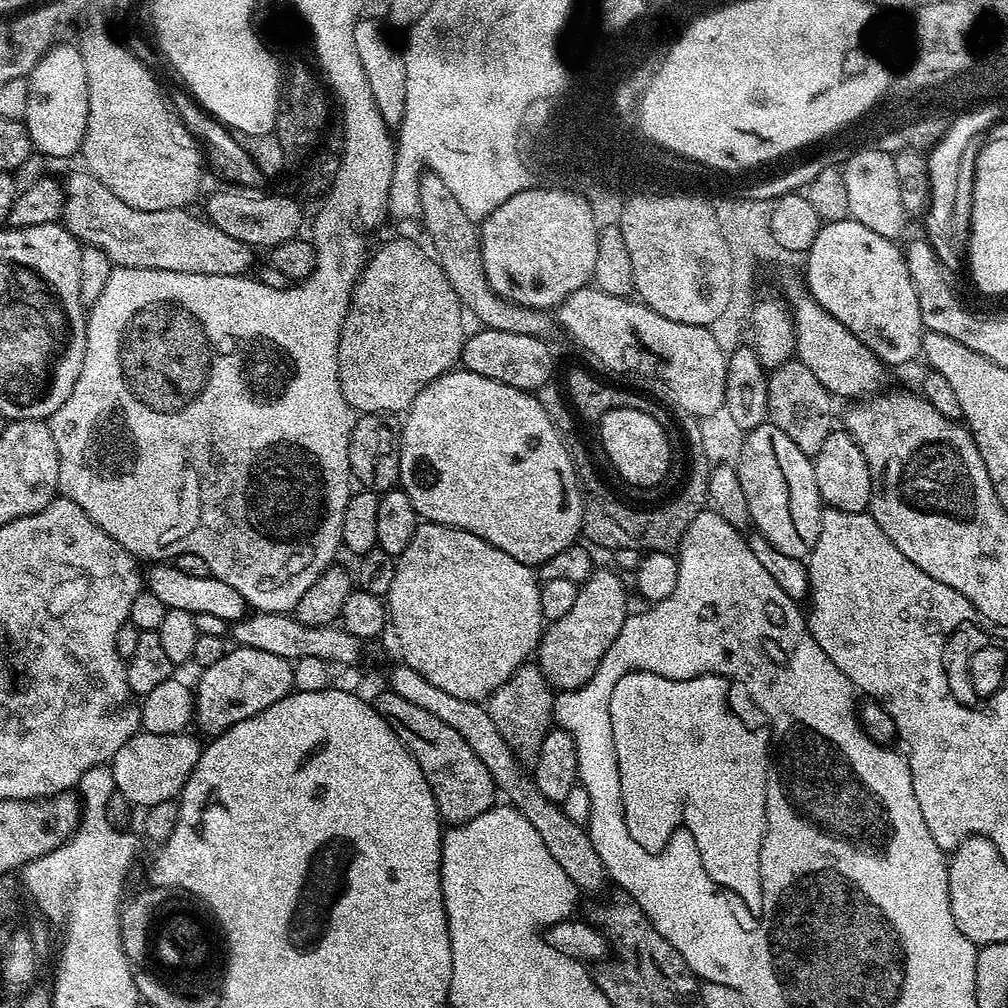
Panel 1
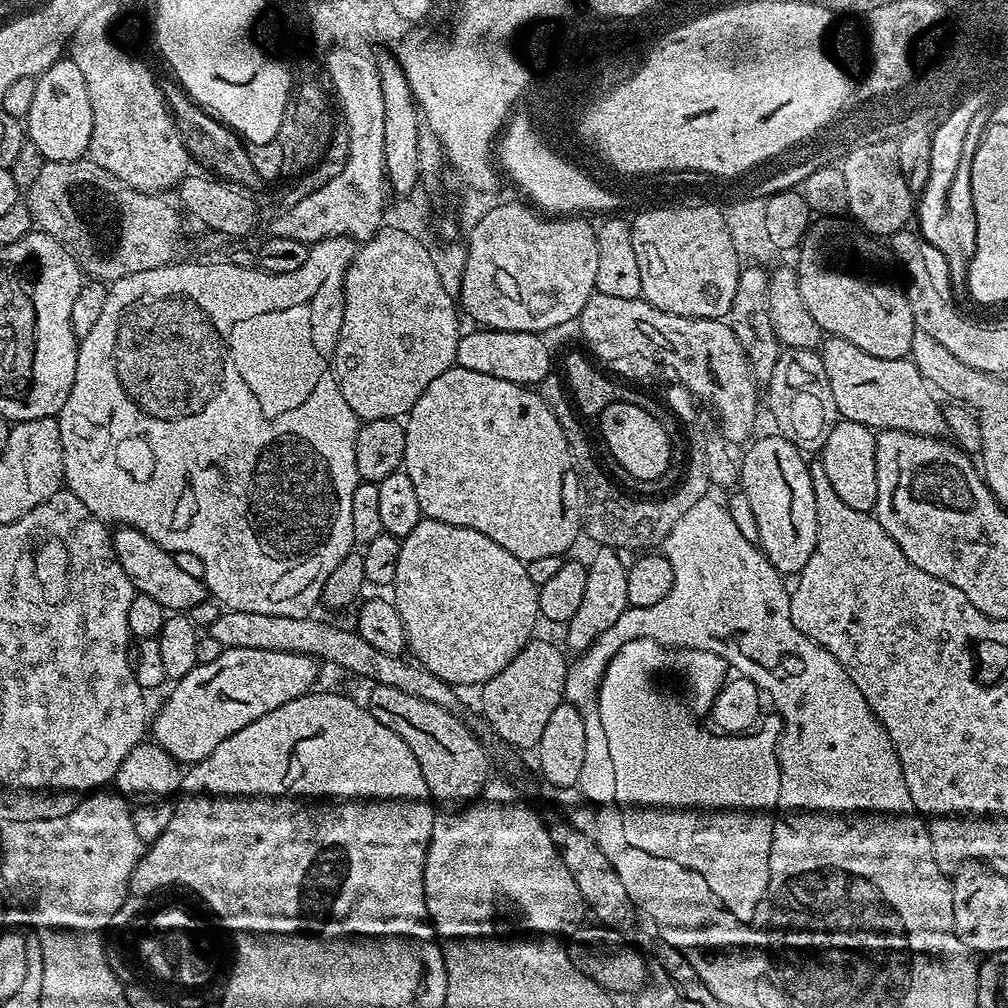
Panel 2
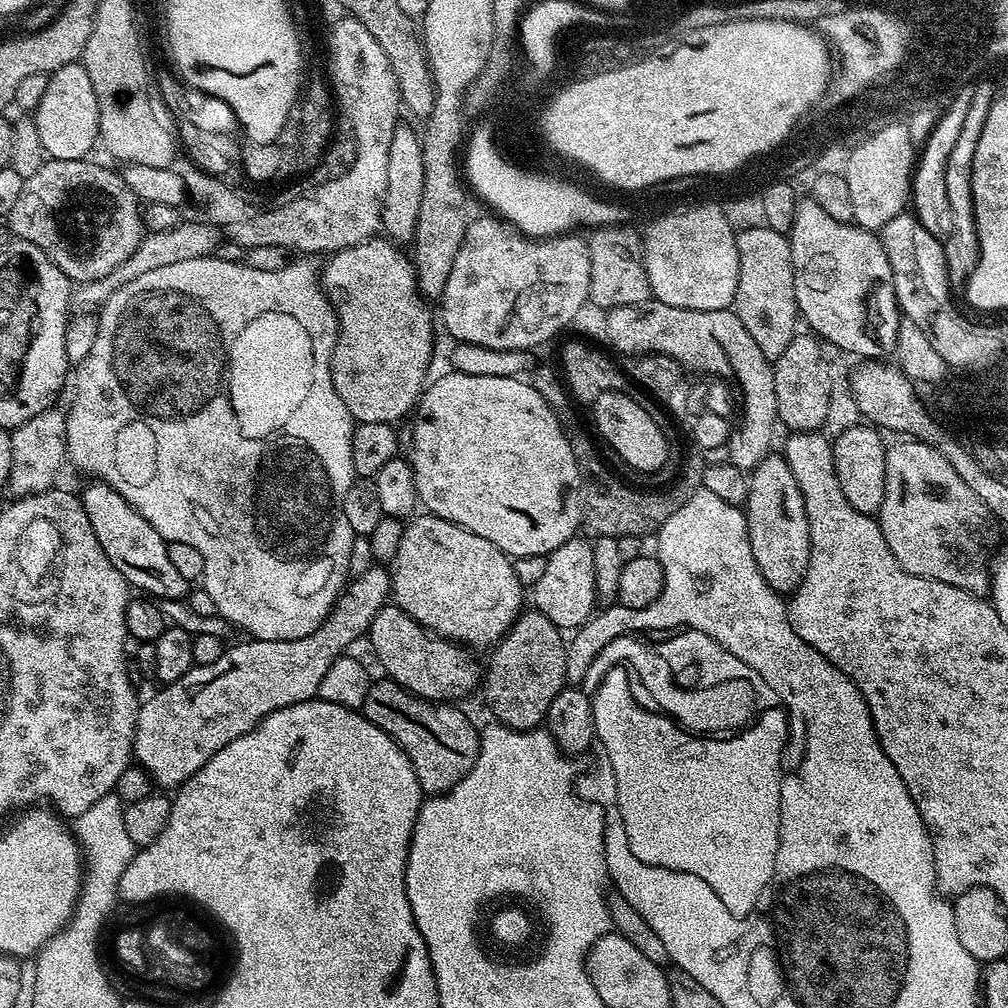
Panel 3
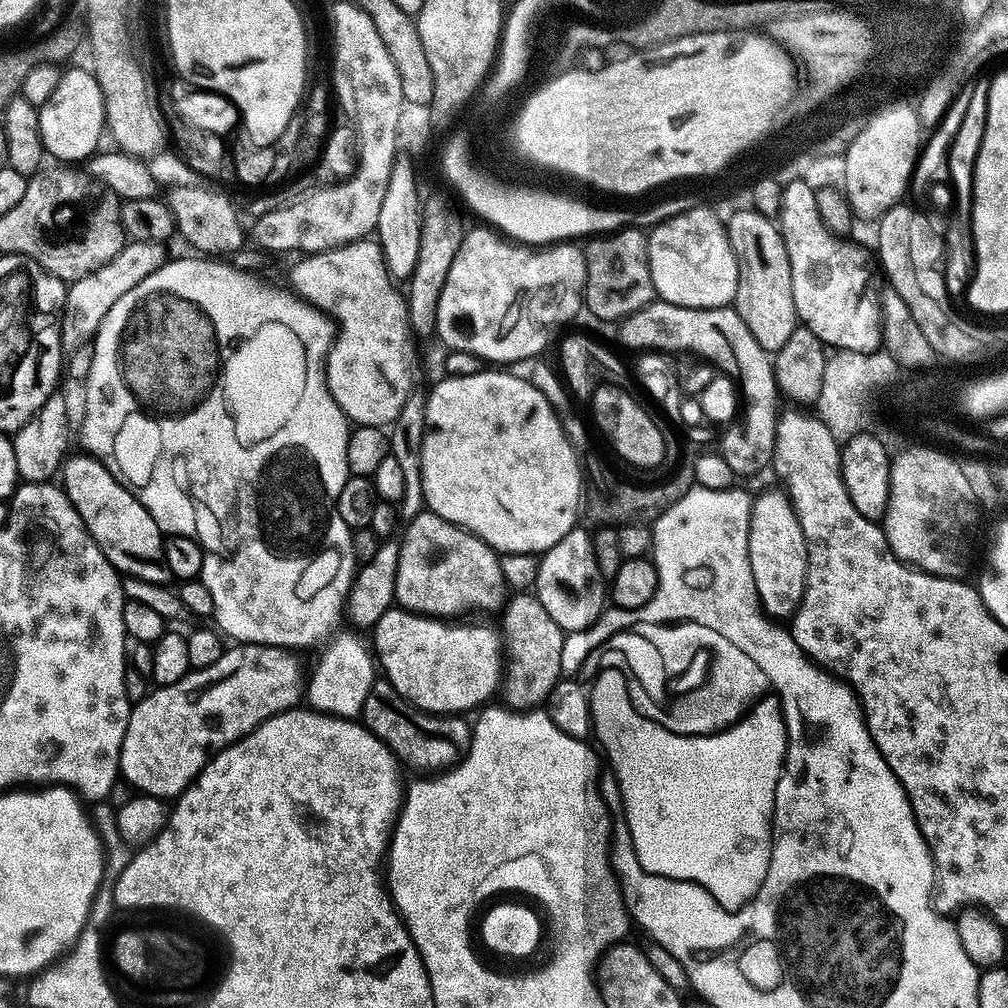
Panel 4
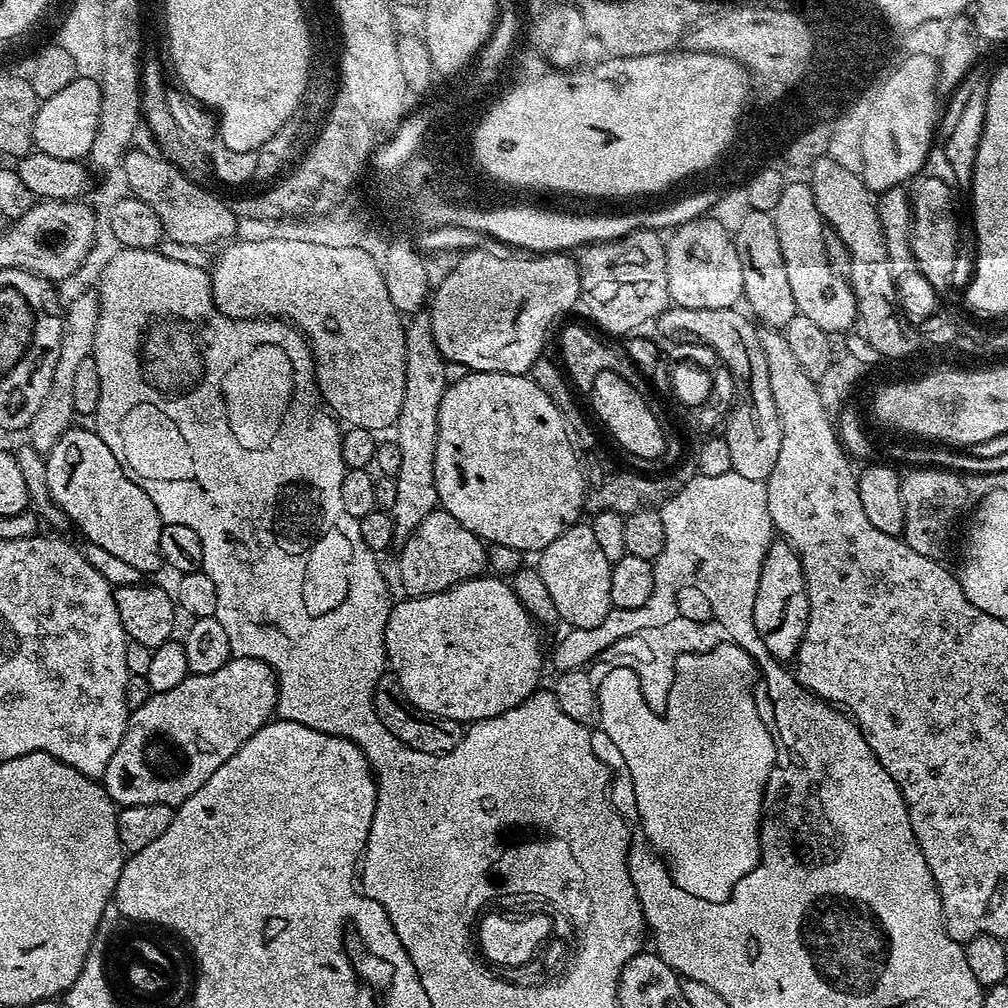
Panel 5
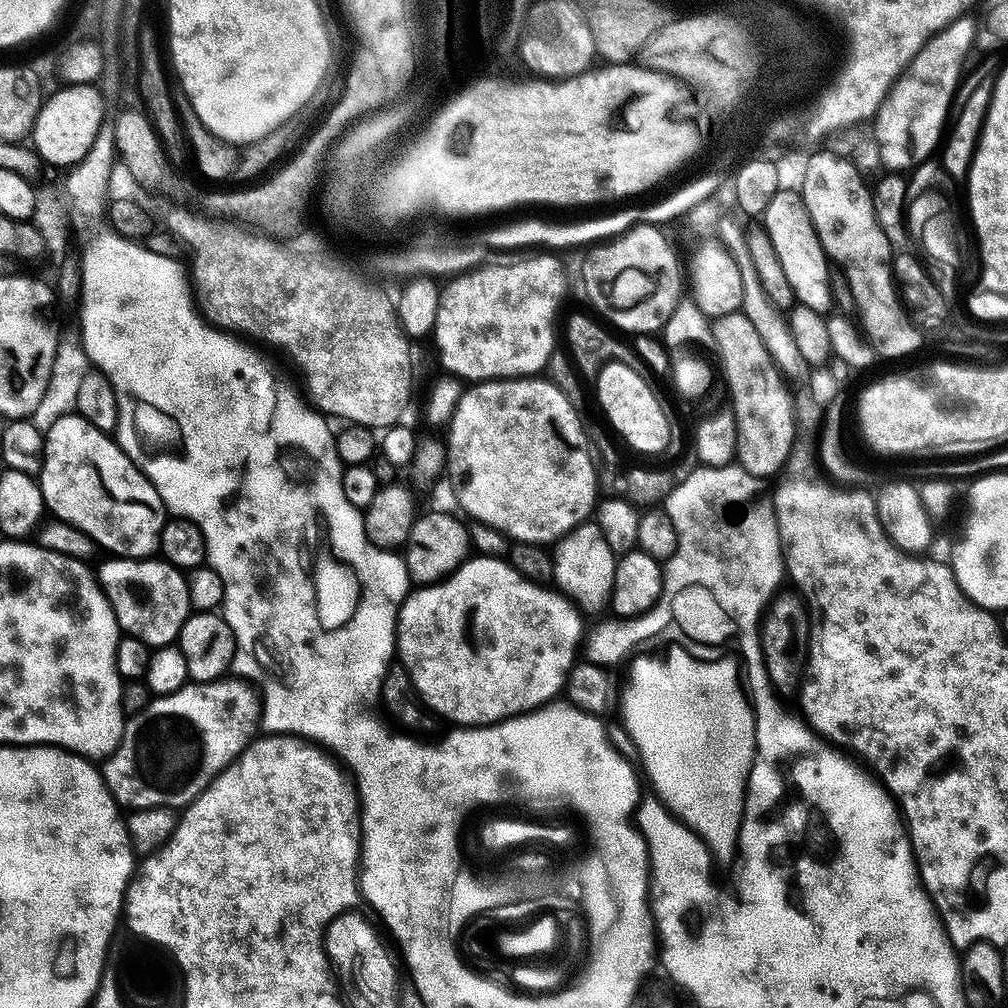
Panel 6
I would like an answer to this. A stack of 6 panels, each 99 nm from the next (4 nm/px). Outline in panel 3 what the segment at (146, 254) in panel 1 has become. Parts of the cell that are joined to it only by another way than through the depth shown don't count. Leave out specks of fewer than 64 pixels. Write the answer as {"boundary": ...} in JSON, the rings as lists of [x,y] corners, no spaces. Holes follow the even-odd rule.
{"boundary":[[[92,158],[82,160],[53,160],[45,159],[42,170],[30,174],[30,178],[22,186],[22,195],[18,197],[18,203],[14,210],[6,218],[6,227],[17,240],[29,240],[38,250],[42,250],[52,259],[54,266],[62,270],[69,280],[88,284],[91,280],[104,278],[144,240],[146,229],[142,215],[142,201],[134,194],[123,180],[119,171],[111,172],[100,164],[95,164]]]}

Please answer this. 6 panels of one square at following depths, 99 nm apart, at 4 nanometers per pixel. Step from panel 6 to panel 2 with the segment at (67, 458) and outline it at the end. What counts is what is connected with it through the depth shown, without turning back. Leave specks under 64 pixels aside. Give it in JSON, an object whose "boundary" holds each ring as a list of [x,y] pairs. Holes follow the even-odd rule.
{"boundary":[[[120,526],[111,533],[111,548],[116,560],[126,570],[126,578],[136,587],[137,593],[154,598],[169,613],[186,614],[190,606],[198,606],[198,602],[209,599],[210,593],[203,580],[185,574],[174,562],[171,552],[155,544],[145,532],[139,532],[127,526]]]}

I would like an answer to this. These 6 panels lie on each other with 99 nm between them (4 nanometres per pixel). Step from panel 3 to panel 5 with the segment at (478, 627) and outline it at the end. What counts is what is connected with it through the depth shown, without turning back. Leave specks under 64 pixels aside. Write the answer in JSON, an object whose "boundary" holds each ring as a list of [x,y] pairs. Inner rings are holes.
{"boundary":[[[443,510],[426,514],[426,519],[418,526],[418,530],[414,530],[414,534],[410,534],[410,538],[403,541],[401,548],[404,549],[400,552],[400,584],[408,596],[429,596],[444,592],[447,588],[453,588],[455,584],[461,584],[463,580],[471,580],[481,575],[488,562],[485,541],[466,530],[462,522],[458,522]]]}

